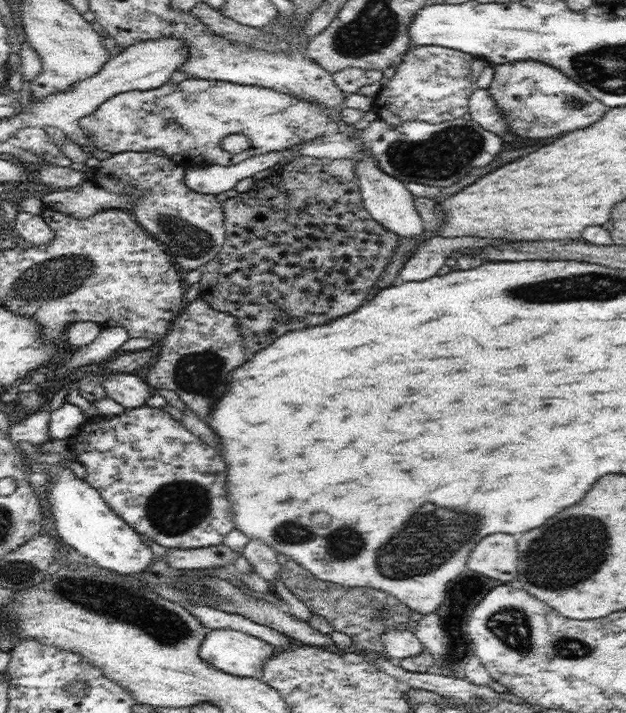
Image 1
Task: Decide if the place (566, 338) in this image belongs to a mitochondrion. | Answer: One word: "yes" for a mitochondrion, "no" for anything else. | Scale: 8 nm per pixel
no

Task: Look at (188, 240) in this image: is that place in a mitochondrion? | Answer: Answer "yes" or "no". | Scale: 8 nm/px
yes

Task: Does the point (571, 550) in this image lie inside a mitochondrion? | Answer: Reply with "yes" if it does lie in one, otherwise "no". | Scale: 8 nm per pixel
yes

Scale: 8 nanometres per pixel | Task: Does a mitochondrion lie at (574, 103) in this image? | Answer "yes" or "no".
yes

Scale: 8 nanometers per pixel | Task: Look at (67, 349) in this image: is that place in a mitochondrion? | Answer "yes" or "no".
no

